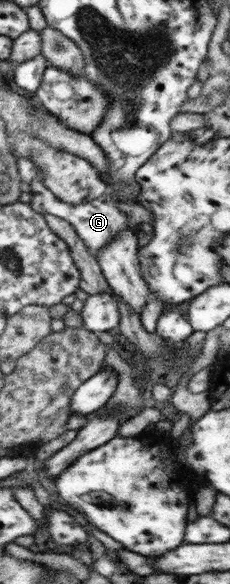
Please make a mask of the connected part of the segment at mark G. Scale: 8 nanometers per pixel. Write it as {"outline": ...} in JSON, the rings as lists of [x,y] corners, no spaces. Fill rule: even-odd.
{"outline":[[[37,166],[36,177],[30,183],[31,192],[34,195],[30,202],[31,207],[40,214],[48,213],[55,217],[67,220],[77,232],[77,235],[84,241],[87,251],[97,259],[99,250],[114,240],[114,237],[121,231],[133,226],[133,222],[126,213],[119,211],[116,207],[116,200],[109,188],[106,188],[98,198],[83,202],[77,205],[60,200],[49,188],[42,182],[43,170]]]}

